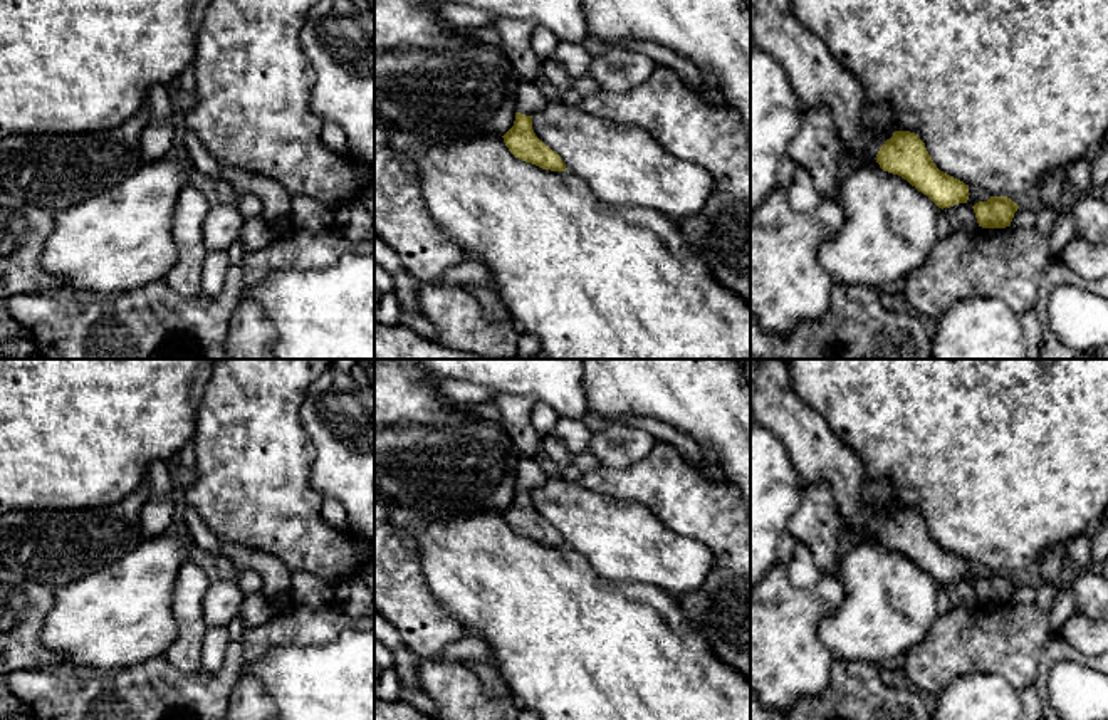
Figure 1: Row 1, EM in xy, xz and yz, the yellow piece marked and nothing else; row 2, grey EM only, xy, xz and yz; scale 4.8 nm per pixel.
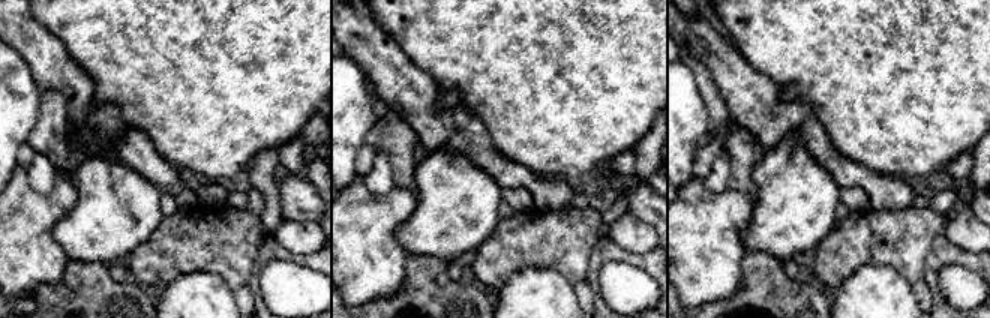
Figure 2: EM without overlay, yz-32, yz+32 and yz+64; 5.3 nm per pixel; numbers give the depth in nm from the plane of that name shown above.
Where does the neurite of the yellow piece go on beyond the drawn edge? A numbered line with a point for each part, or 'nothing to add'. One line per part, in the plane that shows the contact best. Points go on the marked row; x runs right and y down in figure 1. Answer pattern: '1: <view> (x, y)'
1: yz (820, 79)

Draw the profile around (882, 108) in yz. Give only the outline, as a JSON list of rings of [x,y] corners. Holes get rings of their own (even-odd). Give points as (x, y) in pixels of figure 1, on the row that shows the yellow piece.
[[[886,102],[866,104],[861,114],[863,126],[883,133],[885,141],[893,136],[895,114]]]

